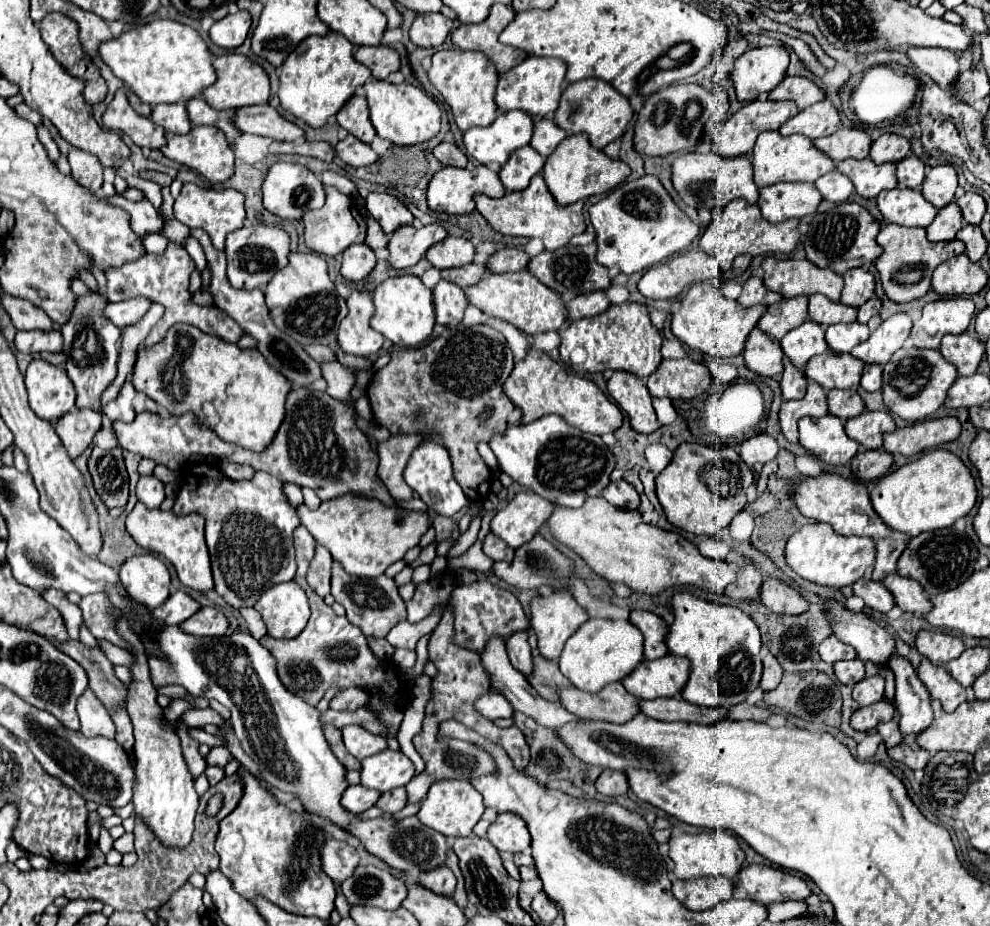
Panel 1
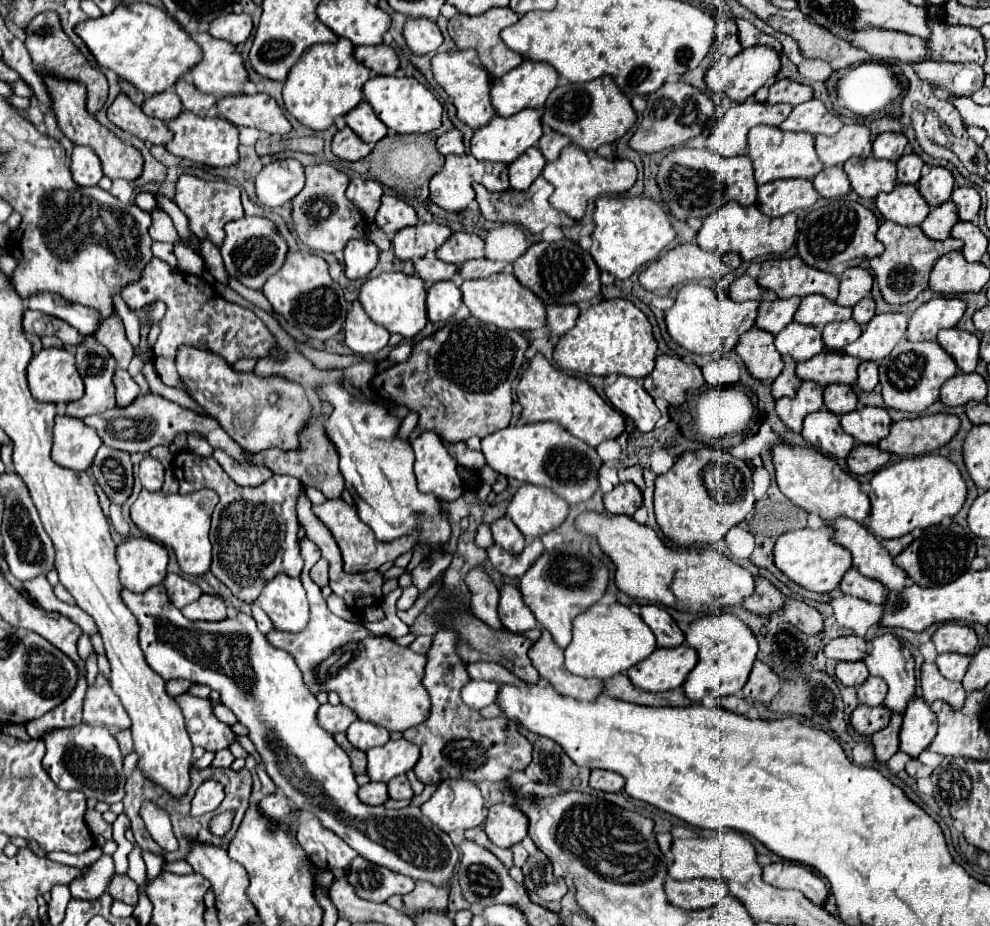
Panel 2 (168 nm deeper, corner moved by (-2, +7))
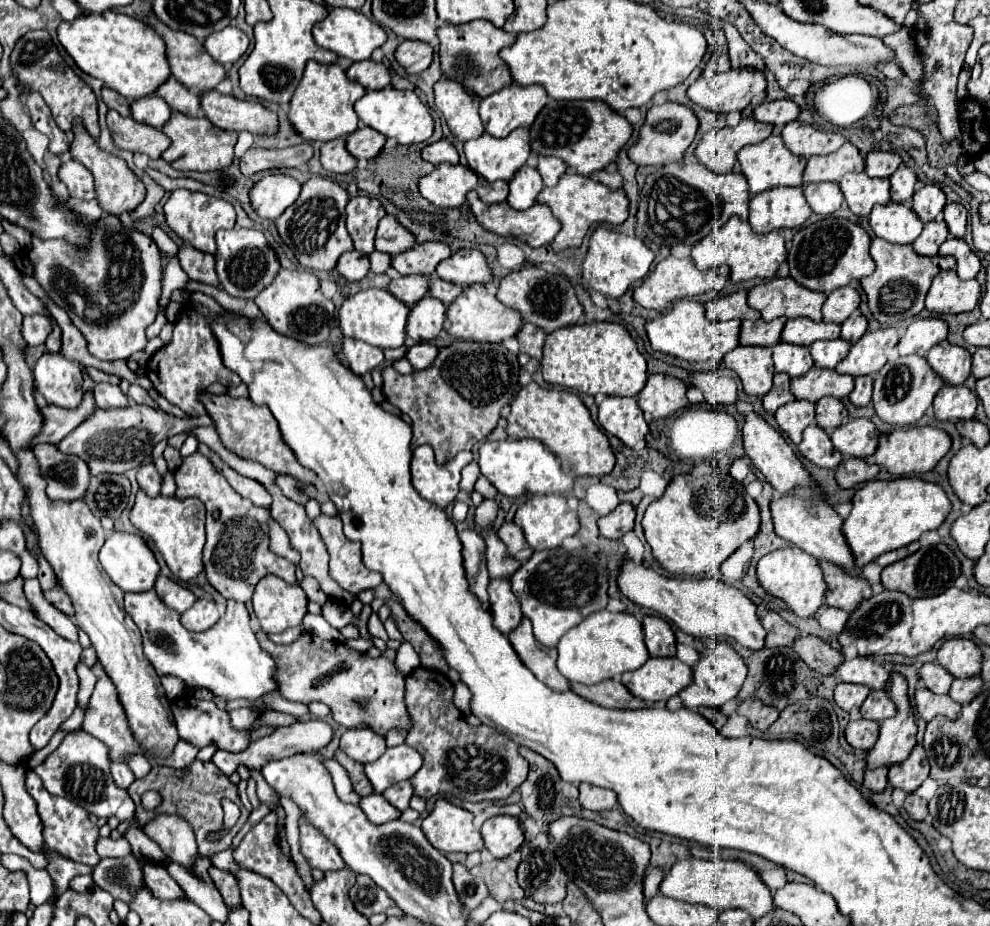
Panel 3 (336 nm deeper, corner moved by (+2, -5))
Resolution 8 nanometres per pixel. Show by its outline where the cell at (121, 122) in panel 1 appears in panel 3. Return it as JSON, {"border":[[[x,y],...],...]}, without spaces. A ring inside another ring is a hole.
{"border":[[[113,110],[107,112],[107,126],[111,130],[115,146],[121,150],[141,152],[149,158],[161,158],[169,146],[169,138],[165,138],[161,130],[139,124],[131,116],[121,118],[121,114]]]}

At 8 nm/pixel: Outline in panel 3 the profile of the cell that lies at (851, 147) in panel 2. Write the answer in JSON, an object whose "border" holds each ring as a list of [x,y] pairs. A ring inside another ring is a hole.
{"border":[[[845,142],[843,148],[829,156],[813,156],[807,162],[807,168],[803,172],[803,184],[811,182],[823,182],[823,180],[833,180],[839,182],[841,176],[847,172],[863,172],[865,160],[861,152],[851,144]]]}

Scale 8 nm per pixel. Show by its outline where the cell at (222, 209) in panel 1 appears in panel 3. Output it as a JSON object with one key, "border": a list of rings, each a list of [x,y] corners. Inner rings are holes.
{"border":[[[175,190],[167,204],[165,204],[165,220],[167,226],[191,248],[213,254],[217,250],[215,246],[215,232],[221,228],[233,228],[235,226],[235,208],[221,200],[213,198],[201,192],[189,192],[189,190]]]}

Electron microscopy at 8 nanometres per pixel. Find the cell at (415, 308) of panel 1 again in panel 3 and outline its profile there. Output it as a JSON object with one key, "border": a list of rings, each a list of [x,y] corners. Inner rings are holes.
{"border":[[[371,288],[349,296],[339,310],[339,328],[345,338],[357,338],[369,342],[377,348],[399,348],[405,342],[405,322],[409,316],[409,308],[395,300],[387,290]]]}

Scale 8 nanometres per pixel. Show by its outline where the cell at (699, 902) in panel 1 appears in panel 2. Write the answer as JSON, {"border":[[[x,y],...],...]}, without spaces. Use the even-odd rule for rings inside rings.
{"border":[[[665,880],[665,892],[673,906],[685,908],[685,910],[701,910],[715,906],[721,898],[729,894],[725,884],[719,880]]]}

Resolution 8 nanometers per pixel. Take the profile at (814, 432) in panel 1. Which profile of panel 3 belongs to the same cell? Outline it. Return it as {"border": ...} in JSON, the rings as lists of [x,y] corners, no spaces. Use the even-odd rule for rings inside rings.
{"border":[[[811,424],[803,432],[803,442],[797,446],[801,456],[805,456],[809,462],[813,462],[819,468],[837,468],[841,462],[841,452],[835,450],[831,438],[823,428],[817,428],[817,424]]]}

